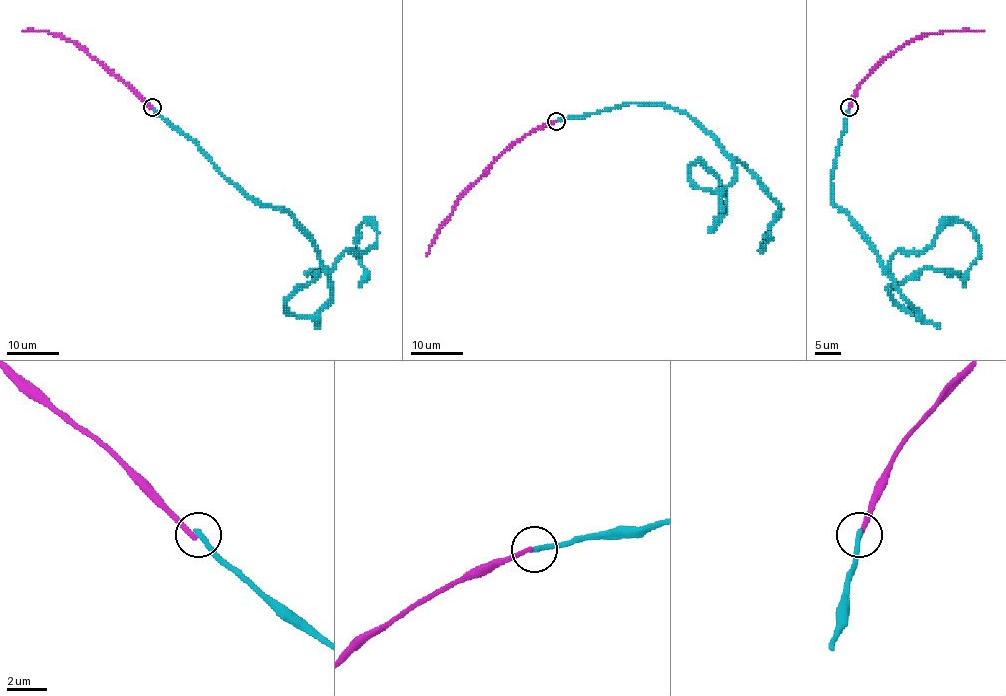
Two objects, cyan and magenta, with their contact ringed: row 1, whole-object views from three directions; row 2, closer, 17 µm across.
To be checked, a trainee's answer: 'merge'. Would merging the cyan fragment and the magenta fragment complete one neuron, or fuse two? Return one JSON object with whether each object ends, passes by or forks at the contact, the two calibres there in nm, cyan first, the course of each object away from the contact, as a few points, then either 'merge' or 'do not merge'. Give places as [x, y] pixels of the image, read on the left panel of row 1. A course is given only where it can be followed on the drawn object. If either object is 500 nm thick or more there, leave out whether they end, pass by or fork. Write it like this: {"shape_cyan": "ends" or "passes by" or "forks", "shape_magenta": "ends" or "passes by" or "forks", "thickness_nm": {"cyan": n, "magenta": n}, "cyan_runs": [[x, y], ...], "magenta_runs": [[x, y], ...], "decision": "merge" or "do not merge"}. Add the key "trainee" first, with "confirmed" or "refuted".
{"trainee": "refuted", "shape_cyan": "ends", "shape_magenta": "ends", "thickness_nm": {"cyan": 280, "magenta": 240}, "cyan_runs": [[152, 108], [310, 238], [330, 300], [295, 316], [284, 306], [322, 269], [306, 275]], "magenta_runs": [[152, 108], [75, 43], [51, 33], [23, 30]], "decision": "do not merge"}

